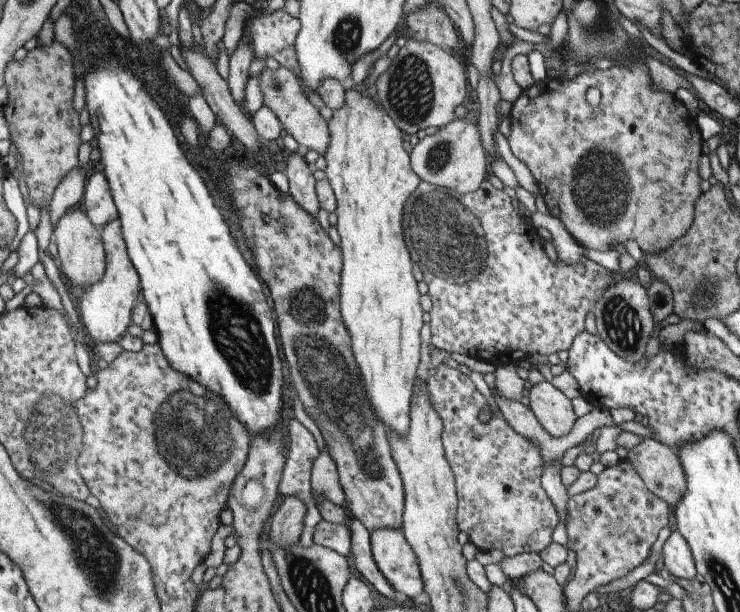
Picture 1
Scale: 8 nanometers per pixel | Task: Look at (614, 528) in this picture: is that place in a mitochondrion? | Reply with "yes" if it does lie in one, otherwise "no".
yes

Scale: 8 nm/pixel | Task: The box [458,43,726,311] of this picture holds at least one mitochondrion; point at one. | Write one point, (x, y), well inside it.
(599, 189)

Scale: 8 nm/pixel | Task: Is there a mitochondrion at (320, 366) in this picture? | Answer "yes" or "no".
yes

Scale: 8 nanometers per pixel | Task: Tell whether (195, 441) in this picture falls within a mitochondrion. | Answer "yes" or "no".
yes

